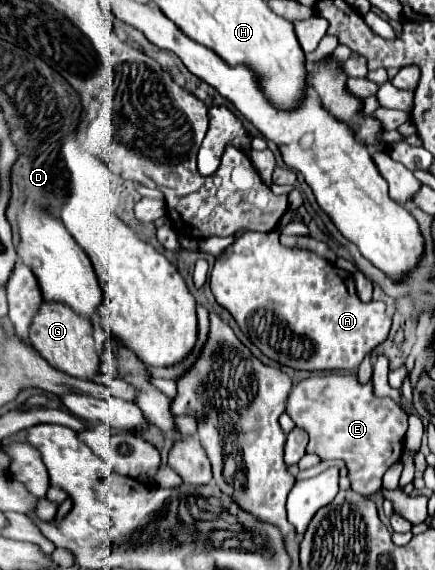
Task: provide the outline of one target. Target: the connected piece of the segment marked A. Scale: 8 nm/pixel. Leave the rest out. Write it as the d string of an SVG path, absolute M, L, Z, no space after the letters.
M245 231L239 235L239 239L235 239L235 243L231 243L215 261L213 271L211 271L211 291L217 299L219 305L223 305L225 309L229 309L229 313L235 317L237 325L241 327L241 331L251 339L251 343L255 347L261 349L263 355L267 355L269 359L285 365L285 367L293 367L293 369L303 369L303 371L331 371L331 369L339 369L339 371L355 371L359 367L359 363L377 347L381 345L389 331L391 331L391 317L387 315L387 307L383 301L371 301L371 303L363 303L357 293L355 293L355 283L353 283L353 275L335 267L333 263L329 263L323 257L317 257L315 253L307 251L307 249L291 249L291 247L283 247L277 241L277 231L271 233L253 233L253 231Z

